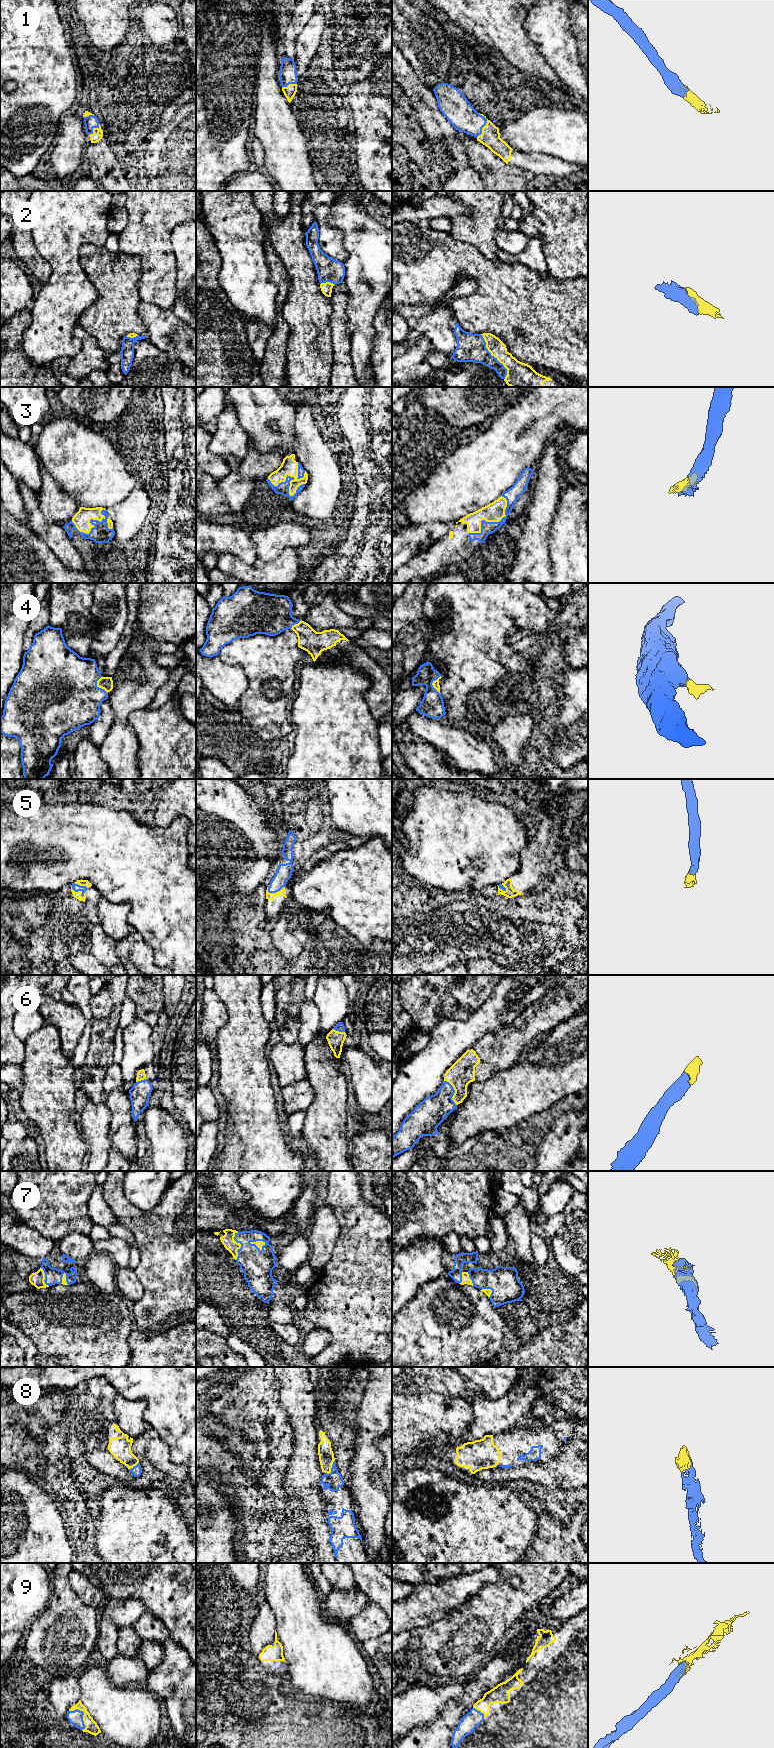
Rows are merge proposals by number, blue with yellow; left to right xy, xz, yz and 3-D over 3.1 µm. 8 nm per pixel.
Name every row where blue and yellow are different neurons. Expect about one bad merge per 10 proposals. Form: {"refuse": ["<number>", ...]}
{"refuse": []}

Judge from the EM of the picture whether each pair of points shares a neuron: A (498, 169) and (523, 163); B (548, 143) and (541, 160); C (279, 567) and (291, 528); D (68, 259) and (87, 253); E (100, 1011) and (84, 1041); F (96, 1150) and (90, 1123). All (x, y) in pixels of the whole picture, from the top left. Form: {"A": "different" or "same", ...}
{"A": "different", "B": "different", "C": "different", "D": "different", "E": "different", "F": "same"}

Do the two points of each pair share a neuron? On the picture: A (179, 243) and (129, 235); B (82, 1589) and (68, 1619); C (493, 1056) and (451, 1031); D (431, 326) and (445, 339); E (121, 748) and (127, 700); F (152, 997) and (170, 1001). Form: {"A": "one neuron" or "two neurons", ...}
{"A": "two neurons", "B": "two neurons", "C": "two neurons", "D": "one neuron", "E": "one neuron", "F": "two neurons"}

